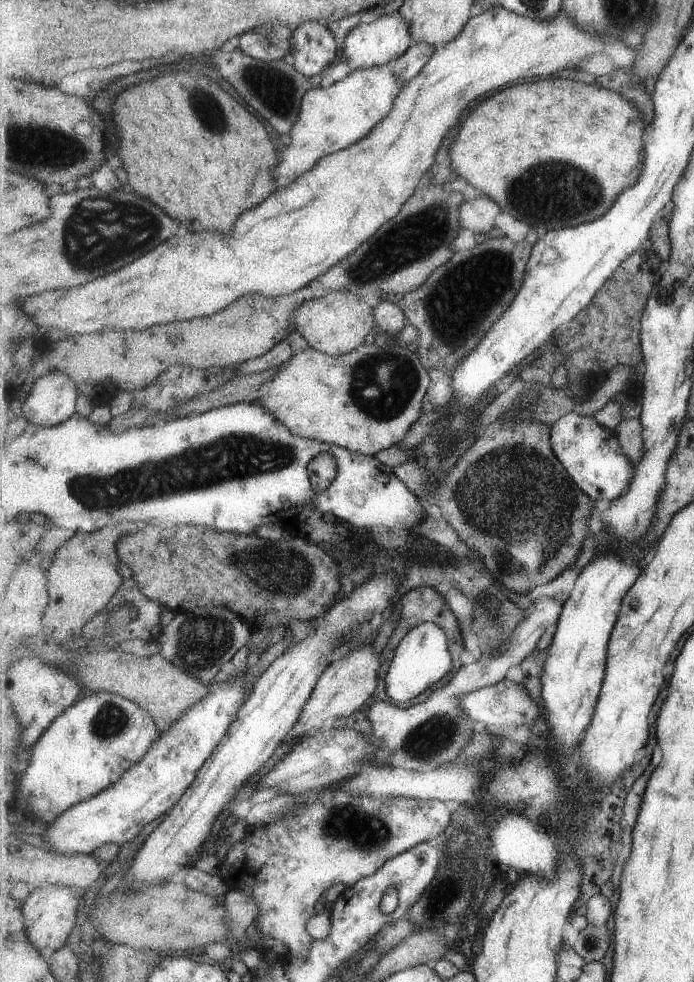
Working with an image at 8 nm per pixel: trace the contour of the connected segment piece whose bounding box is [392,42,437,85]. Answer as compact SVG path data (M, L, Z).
M415 42L414 45L393 62L393 70L404 85L422 72L425 65L432 59L437 48L433 45Z

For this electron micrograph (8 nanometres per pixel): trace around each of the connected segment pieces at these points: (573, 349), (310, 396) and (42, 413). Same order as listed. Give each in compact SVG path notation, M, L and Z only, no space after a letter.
M649 244L643 245L621 263L592 303L556 338L555 341L566 356L563 365L567 370L568 382L563 389L569 389L578 401L587 402L595 392L592 389L593 381L594 384L600 382L598 386L603 386L608 372L619 363L629 364L632 368L643 367L642 318L653 289L661 282L665 265L664 260Z
M365 342L354 351L338 357L309 346L279 368L276 377L254 397L255 402L266 406L297 435L373 456L401 442L411 426L420 420L425 402L423 398L432 383L417 349L397 343L381 347Z
M53 371L35 382L24 402L24 421L39 426L55 426L75 412L79 390L65 371Z

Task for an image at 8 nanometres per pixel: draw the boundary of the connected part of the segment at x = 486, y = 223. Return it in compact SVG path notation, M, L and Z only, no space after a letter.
M483 195L464 202L460 208L460 221L463 227L471 229L481 238L489 237L496 228L496 216L501 212L497 202Z

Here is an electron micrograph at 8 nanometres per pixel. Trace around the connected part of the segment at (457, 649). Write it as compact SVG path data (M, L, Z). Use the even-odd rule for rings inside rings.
M421 587L411 590L409 594L405 594L403 596L403 620L399 622L399 626L397 626L397 630L393 632L393 636L389 636L389 640L385 645L384 649L381 653L381 662L380 666L381 670L379 670L379 690L377 690L377 698L379 696L387 695L386 690L386 677L385 674L388 674L391 663L393 662L396 650L398 649L398 644L415 628L420 624L426 623L427 621L431 621L432 623L438 624L439 626L445 629L445 632L448 634L449 639L449 648L453 648L451 650L451 654L453 657L453 668L443 677L443 680L439 680L439 682L435 682L433 686L429 686L423 694L419 694L417 698L413 698L413 700L409 700L409 702L395 702L395 700L391 701L391 704L395 704L395 706L399 706L399 708L408 708L410 706L425 702L431 694L433 694L437 689L443 688L454 676L457 674L457 671L462 667L461 666L461 652L465 650L465 642L463 642L463 636L461 636L461 628L459 628L459 622L457 622L457 618L455 618L455 614L451 612L451 608L447 605L447 600L445 600L445 595L442 595L439 591L437 592L436 588L433 587Z

